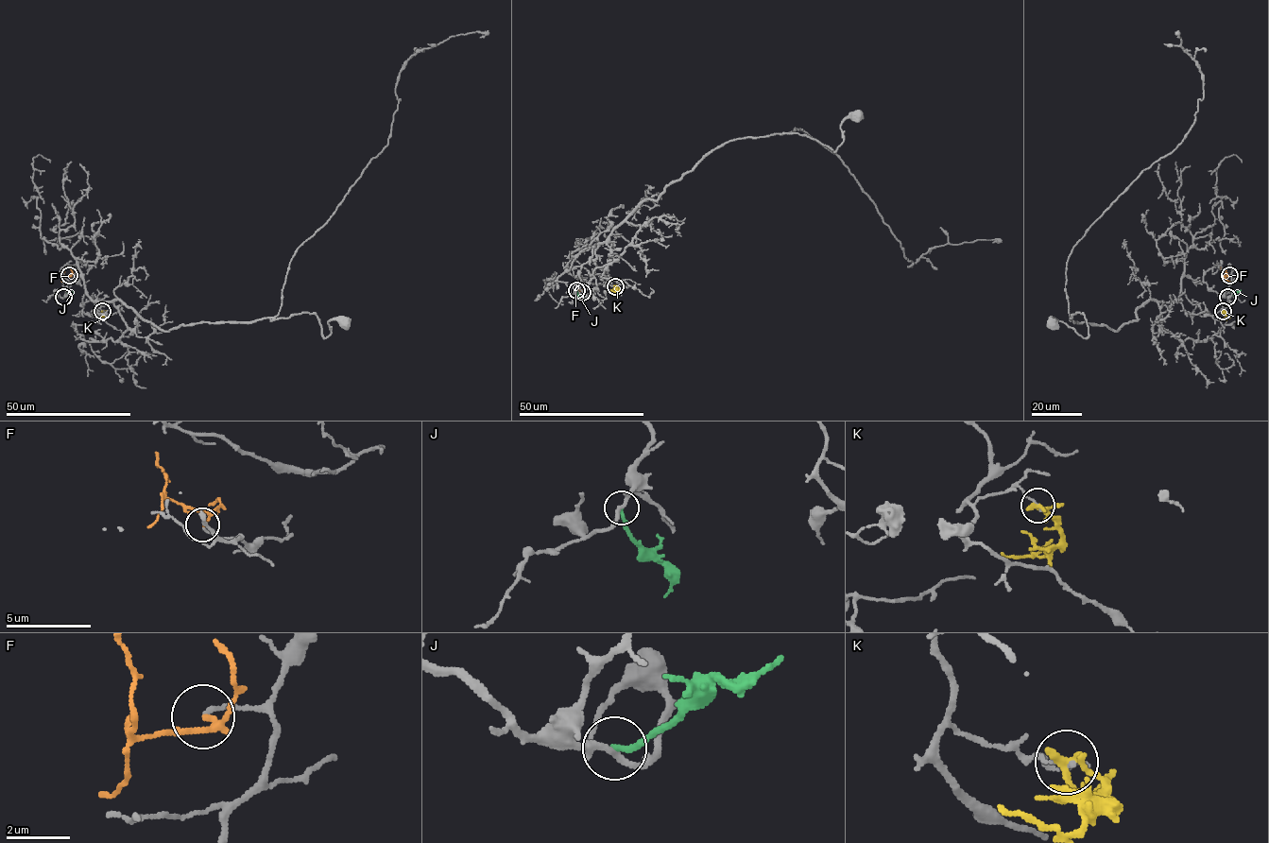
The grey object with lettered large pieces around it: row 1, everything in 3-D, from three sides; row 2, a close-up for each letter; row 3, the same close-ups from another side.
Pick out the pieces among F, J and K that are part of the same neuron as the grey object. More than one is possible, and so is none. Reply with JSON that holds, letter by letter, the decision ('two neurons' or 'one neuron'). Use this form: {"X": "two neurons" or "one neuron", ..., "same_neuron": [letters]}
{"F": "two neurons", "J": "two neurons", "K": "two neurons", "same_neuron": []}

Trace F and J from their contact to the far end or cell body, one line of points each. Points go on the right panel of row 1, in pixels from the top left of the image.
F: (1229, 275), (1224, 276), (1218, 266)
J: (1227, 297), (1241, 289)

